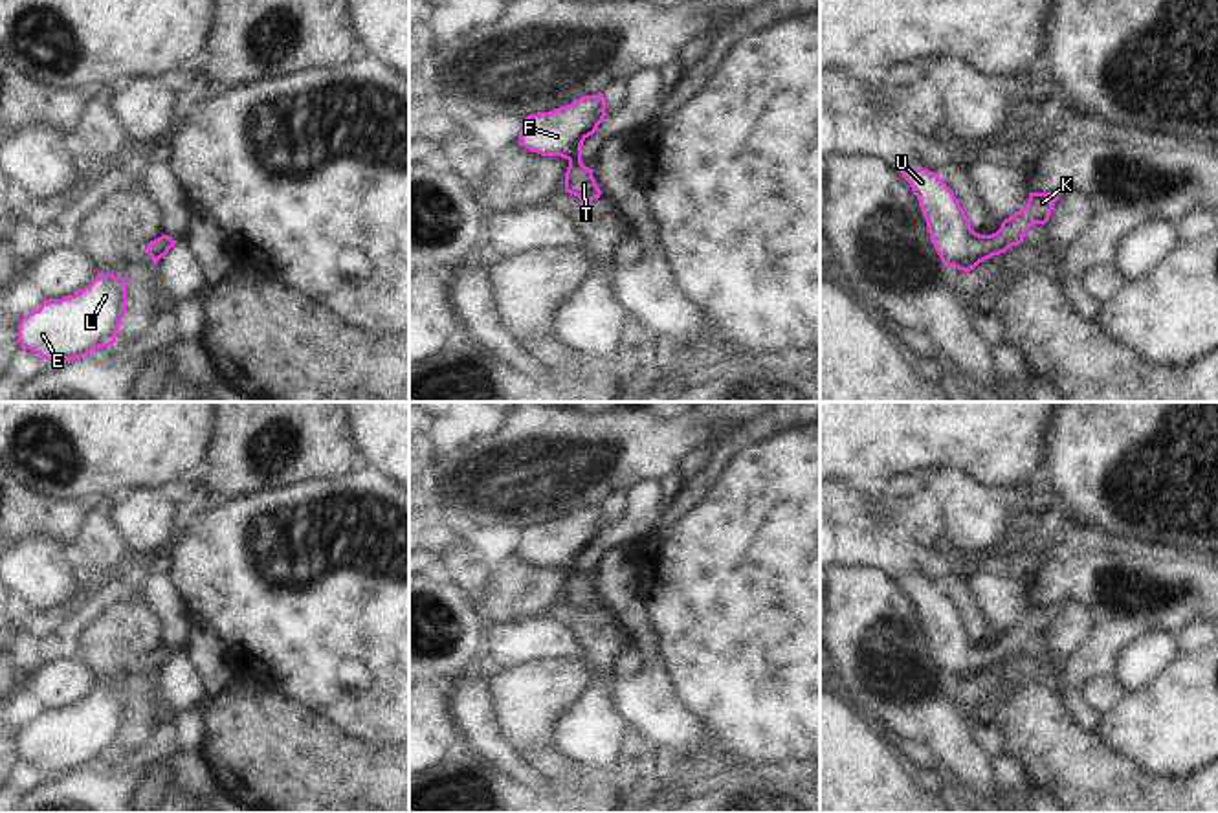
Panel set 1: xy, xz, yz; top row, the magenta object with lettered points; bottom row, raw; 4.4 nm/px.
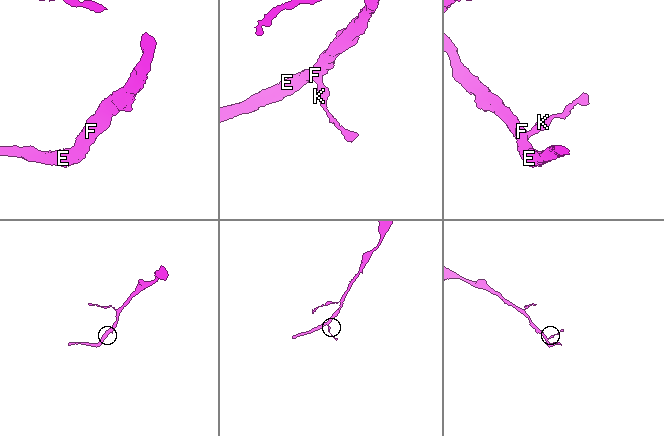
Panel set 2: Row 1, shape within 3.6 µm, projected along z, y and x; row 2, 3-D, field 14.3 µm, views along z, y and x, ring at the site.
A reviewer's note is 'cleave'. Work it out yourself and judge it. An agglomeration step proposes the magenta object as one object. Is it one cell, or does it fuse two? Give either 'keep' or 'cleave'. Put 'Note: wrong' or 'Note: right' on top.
Note: wrong
keep

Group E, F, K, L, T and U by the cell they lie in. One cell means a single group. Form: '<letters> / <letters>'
E F K L T U

